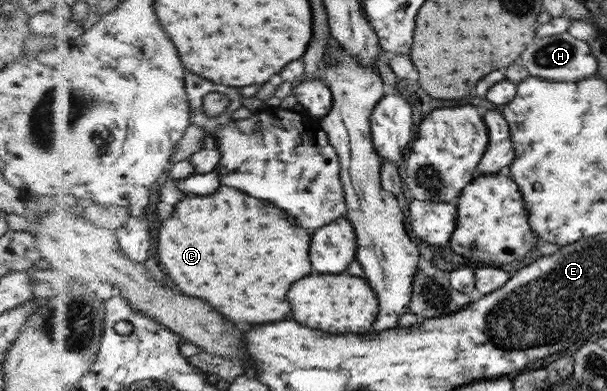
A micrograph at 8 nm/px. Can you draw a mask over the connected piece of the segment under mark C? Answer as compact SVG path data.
M222 185L212 196L187 195L178 210L162 228L160 254L170 278L186 292L212 302L222 314L238 322L276 322L292 314L288 288L308 276L310 270L310 232L300 226L296 216L276 208L274 203L254 198L235 186Z

